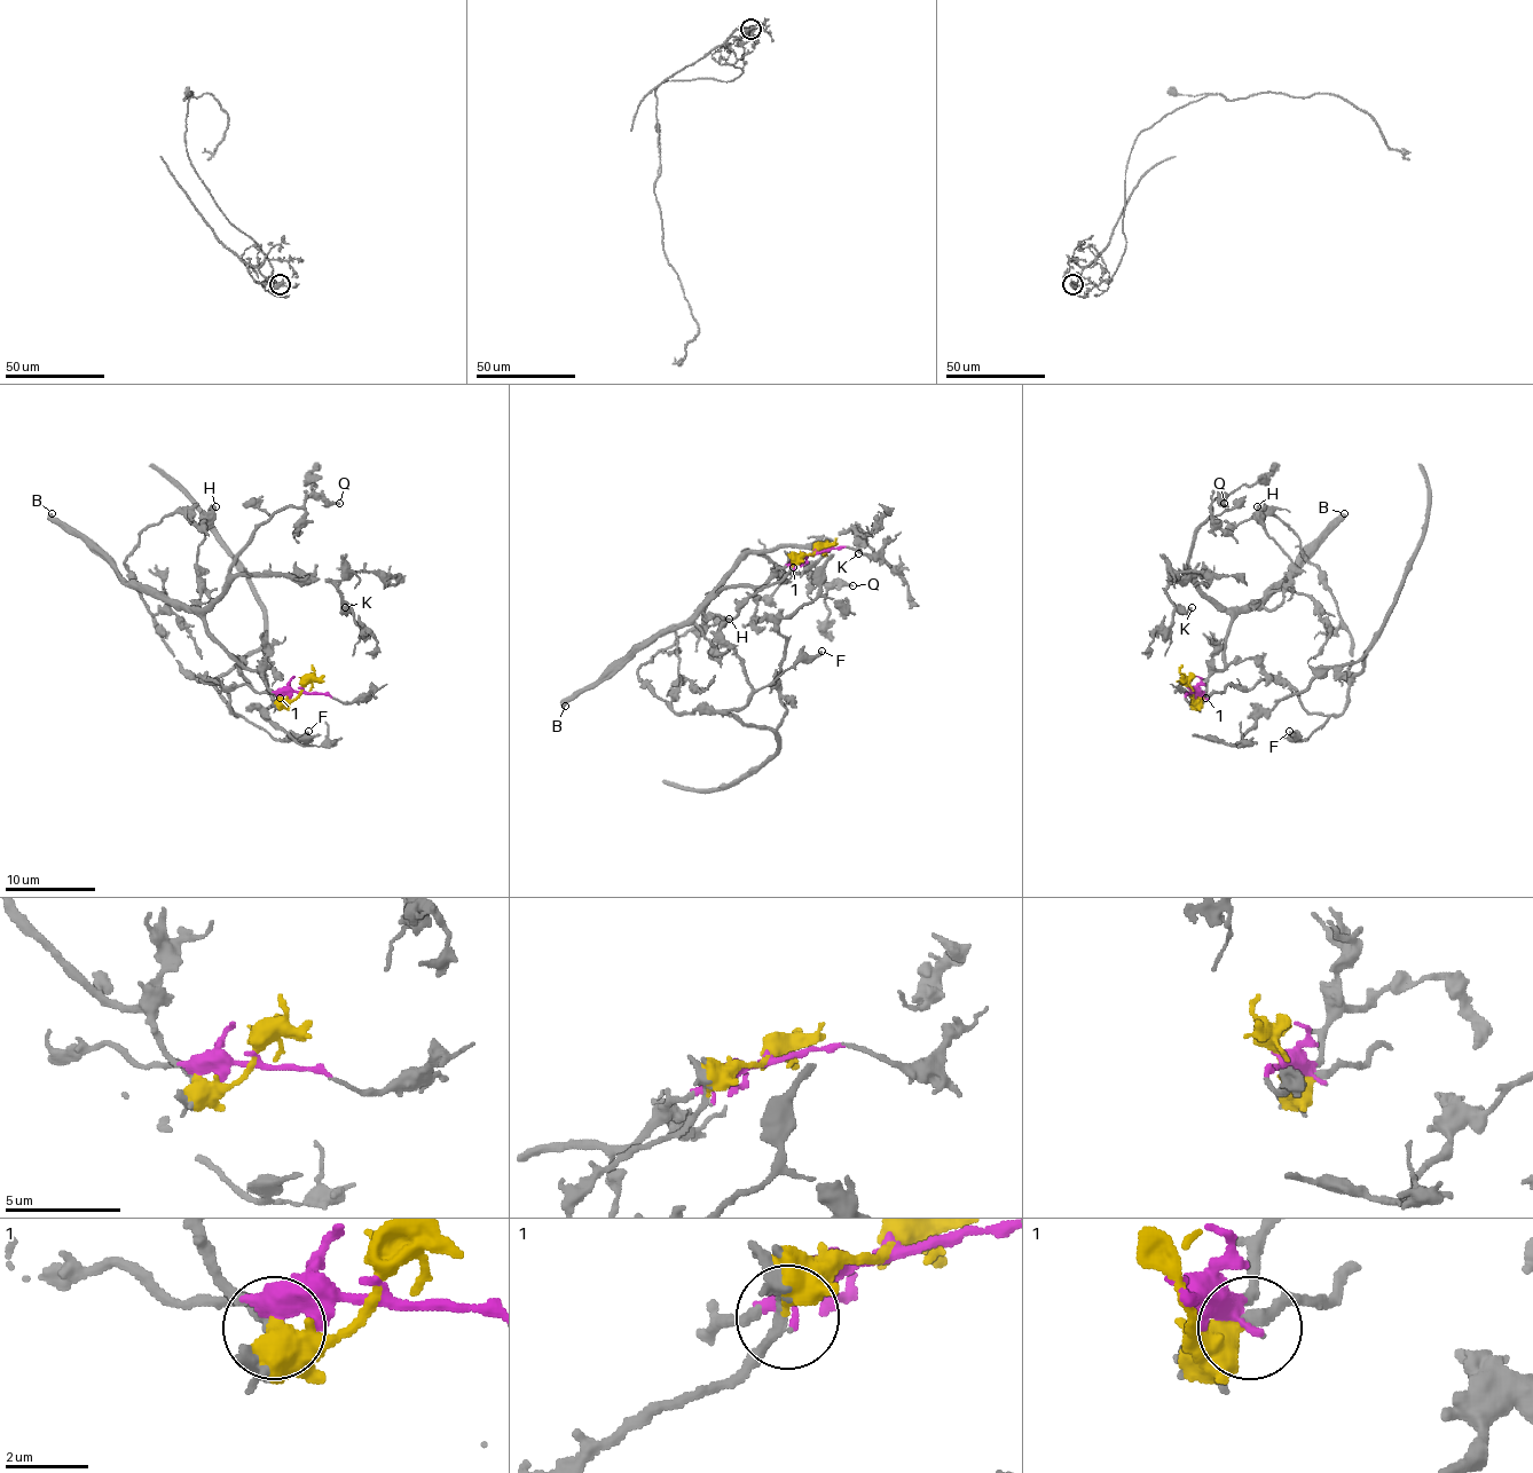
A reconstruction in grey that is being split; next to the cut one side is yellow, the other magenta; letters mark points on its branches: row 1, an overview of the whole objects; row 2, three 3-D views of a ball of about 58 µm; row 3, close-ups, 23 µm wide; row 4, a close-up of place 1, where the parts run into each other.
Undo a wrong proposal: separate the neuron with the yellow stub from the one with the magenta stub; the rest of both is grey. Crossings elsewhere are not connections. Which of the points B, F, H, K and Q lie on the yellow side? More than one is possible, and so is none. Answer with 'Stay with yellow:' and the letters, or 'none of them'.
Stay with yellow: F

